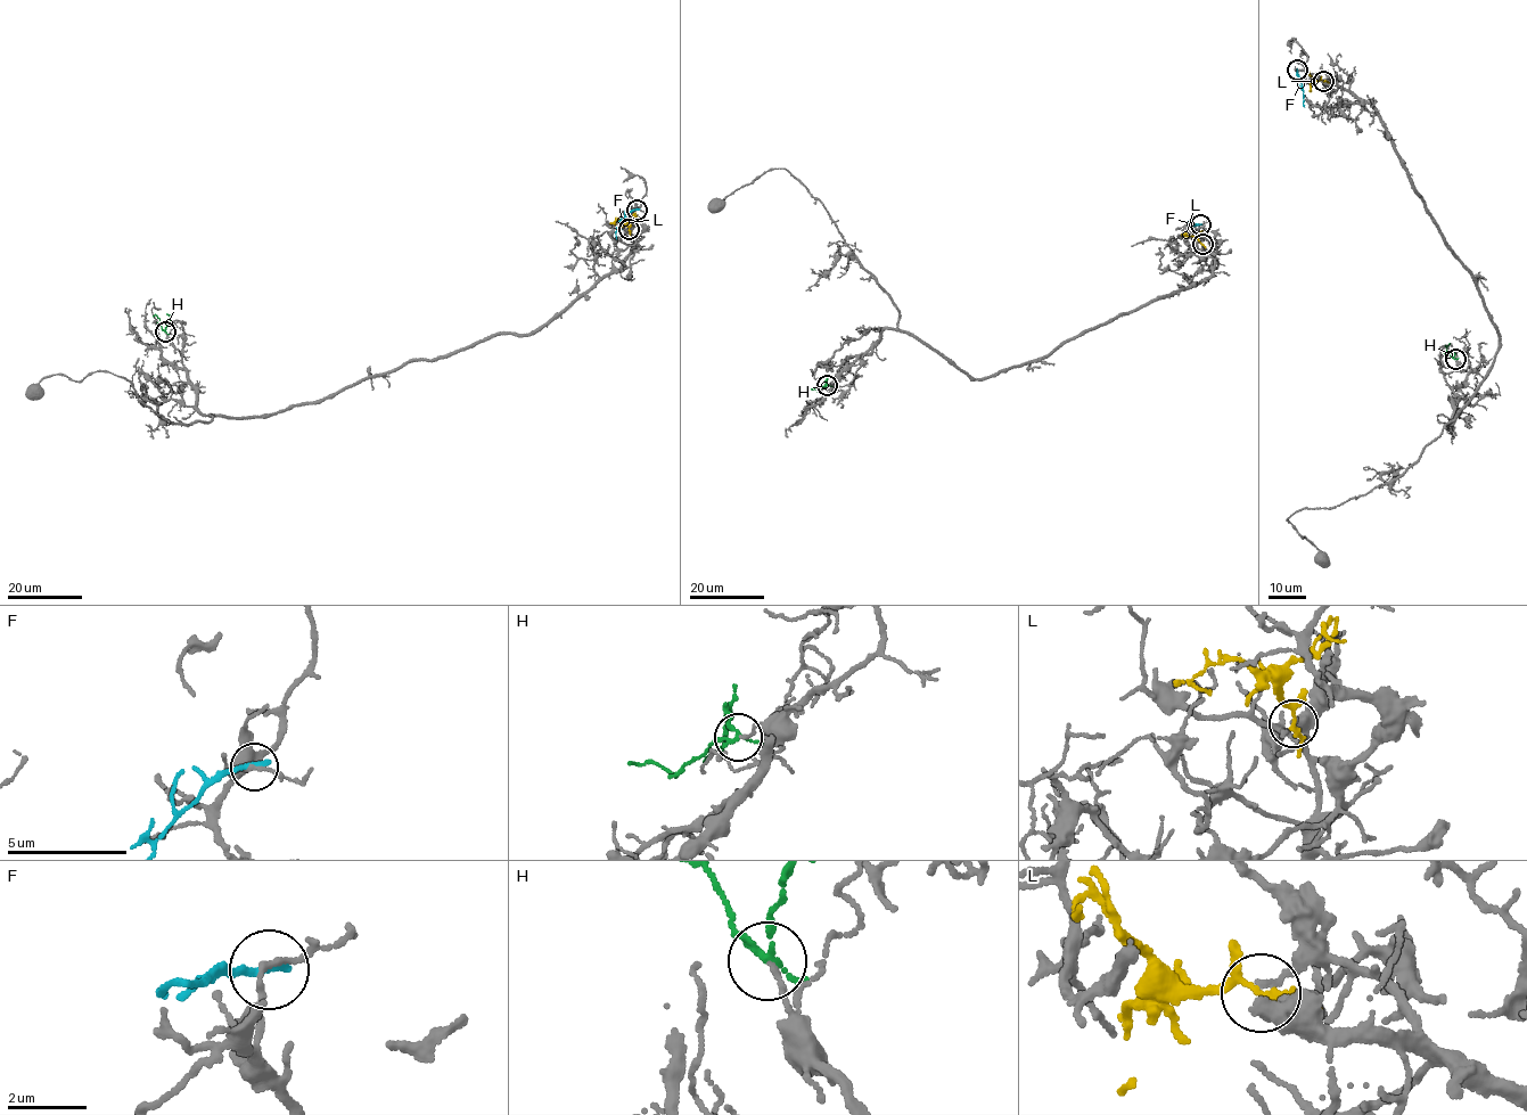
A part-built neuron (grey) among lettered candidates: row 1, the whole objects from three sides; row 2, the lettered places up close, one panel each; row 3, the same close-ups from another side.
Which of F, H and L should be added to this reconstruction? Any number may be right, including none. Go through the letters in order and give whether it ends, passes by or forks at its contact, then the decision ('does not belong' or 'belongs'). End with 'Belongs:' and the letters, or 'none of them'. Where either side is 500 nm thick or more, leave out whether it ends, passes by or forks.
F: it ends; does not belong
H: it forks; belongs
L: it forks; does not belong
Belongs: H

